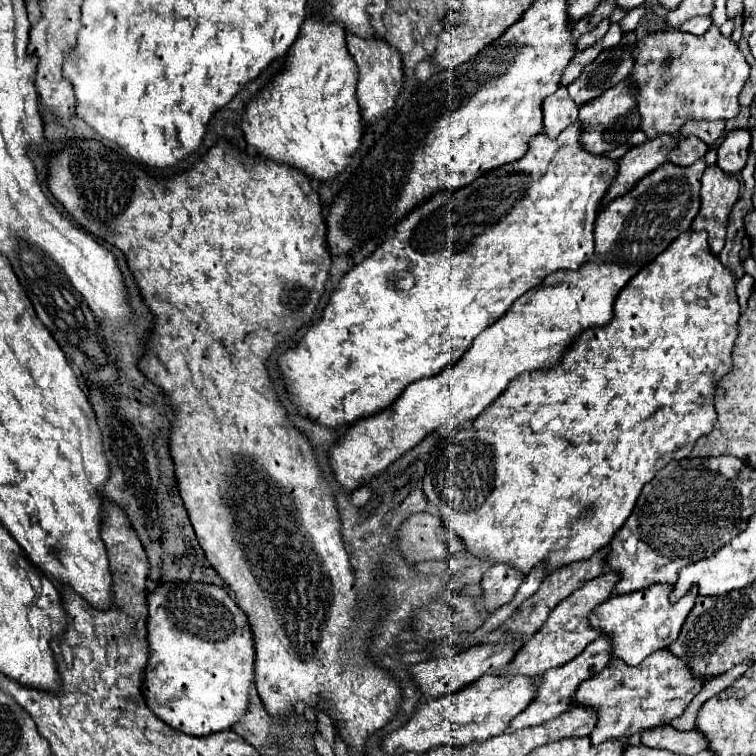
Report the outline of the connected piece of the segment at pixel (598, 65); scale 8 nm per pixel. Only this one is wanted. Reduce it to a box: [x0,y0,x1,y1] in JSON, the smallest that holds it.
[567,31,637,105]

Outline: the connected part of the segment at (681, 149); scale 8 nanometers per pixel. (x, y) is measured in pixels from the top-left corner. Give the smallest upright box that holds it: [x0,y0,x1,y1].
[667,135,708,165]

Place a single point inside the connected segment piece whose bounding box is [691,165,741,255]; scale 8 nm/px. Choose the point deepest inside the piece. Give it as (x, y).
(719, 194)

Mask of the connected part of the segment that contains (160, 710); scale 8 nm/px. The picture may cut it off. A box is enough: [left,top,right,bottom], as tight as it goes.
[143,583,255,737]

